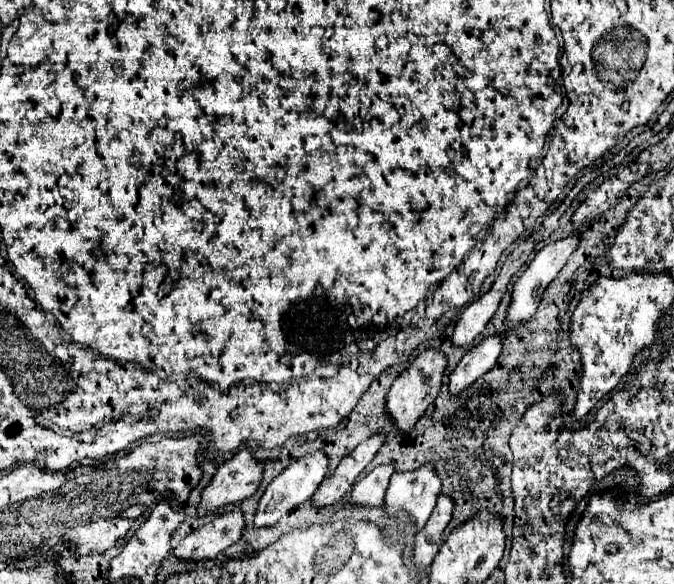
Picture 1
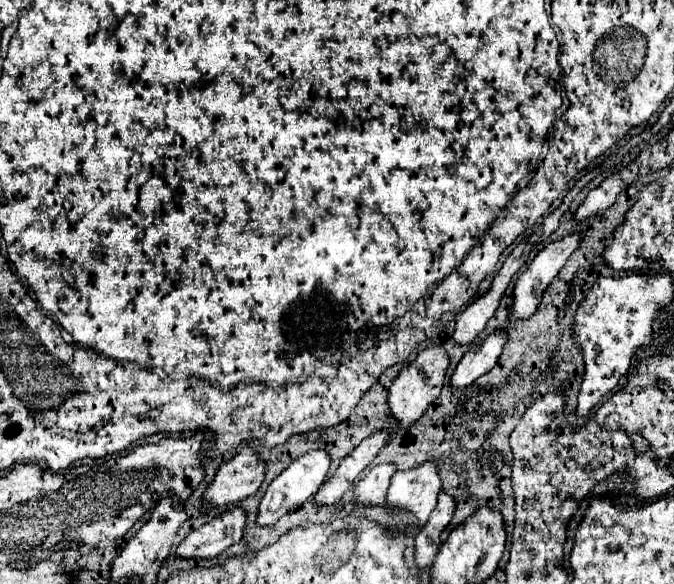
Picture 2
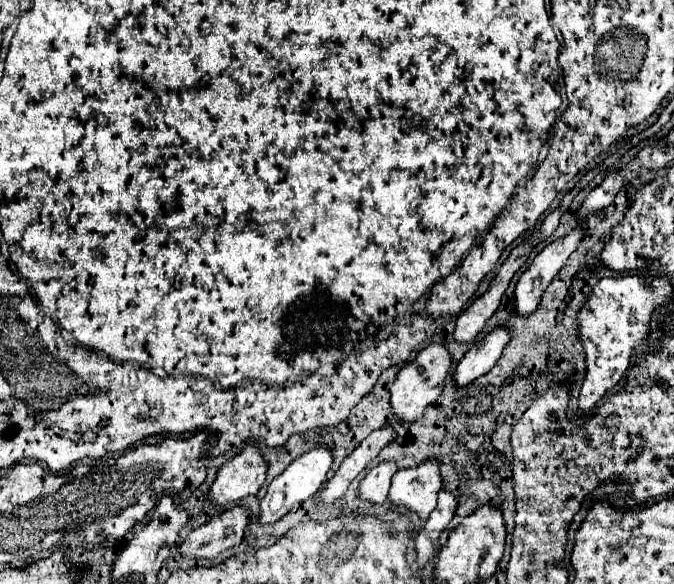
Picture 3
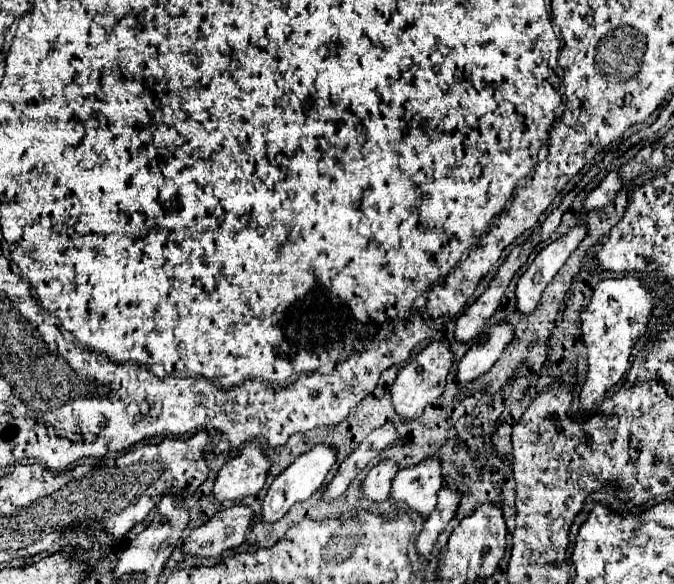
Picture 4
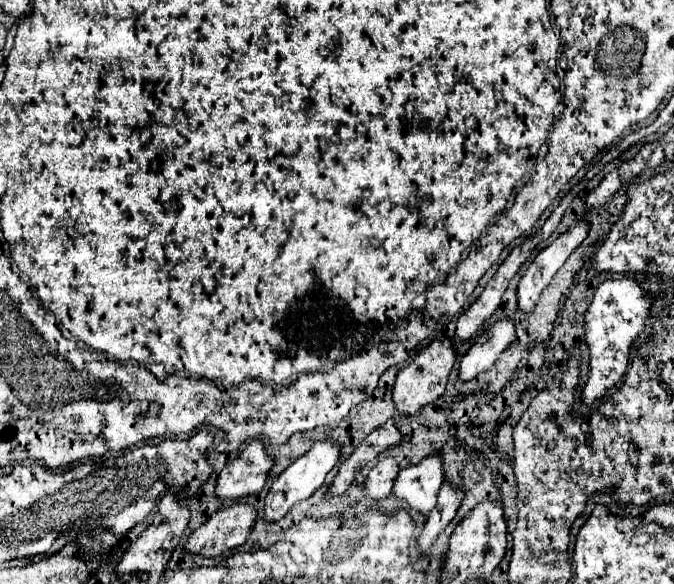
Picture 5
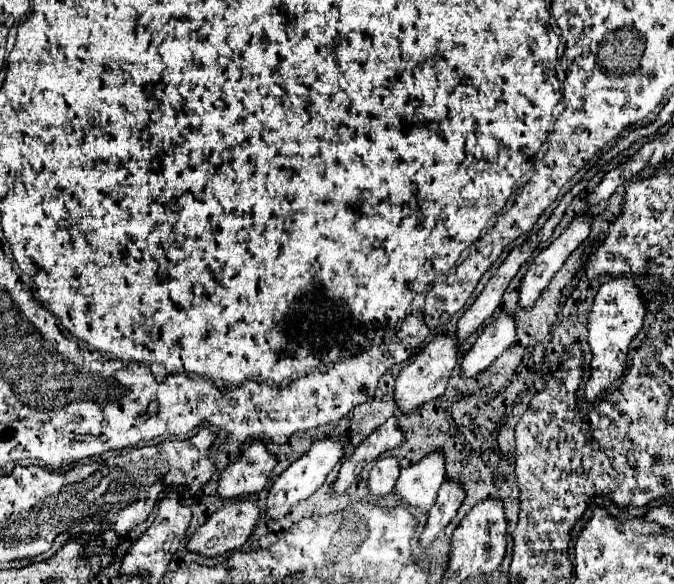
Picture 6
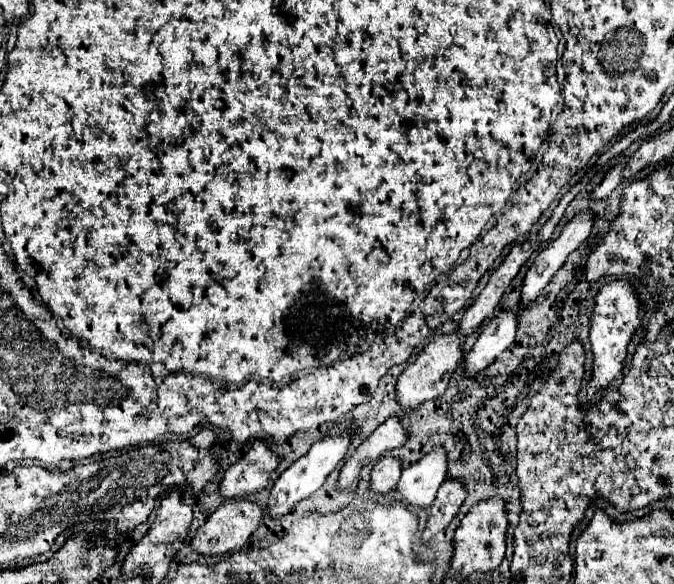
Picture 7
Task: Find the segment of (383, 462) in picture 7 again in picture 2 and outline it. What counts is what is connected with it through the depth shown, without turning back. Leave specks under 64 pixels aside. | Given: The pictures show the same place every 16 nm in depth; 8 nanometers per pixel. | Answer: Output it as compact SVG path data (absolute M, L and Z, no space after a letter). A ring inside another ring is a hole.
M394 464L374 466L354 488L354 502L366 506L382 506L386 500L386 490L390 476L396 472Z

